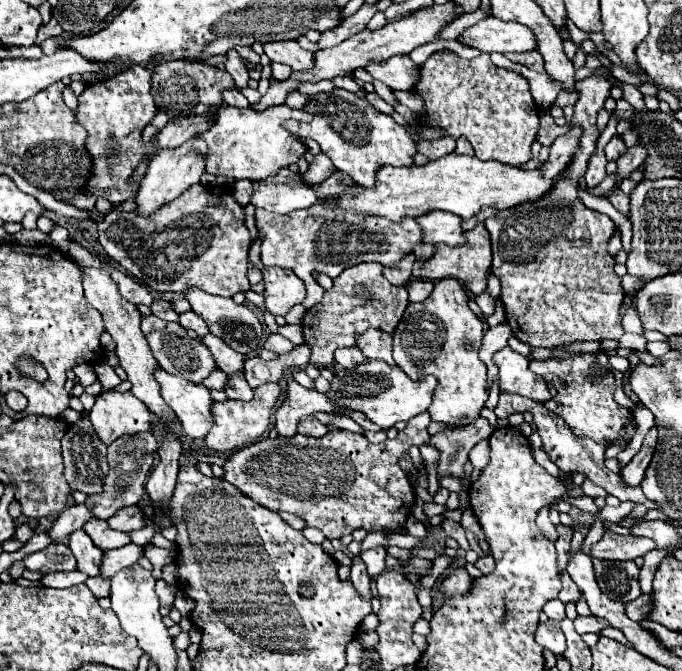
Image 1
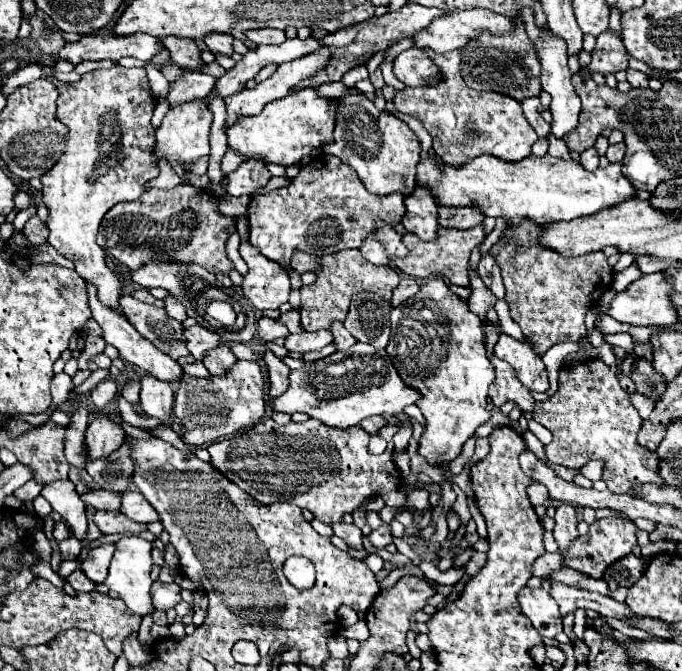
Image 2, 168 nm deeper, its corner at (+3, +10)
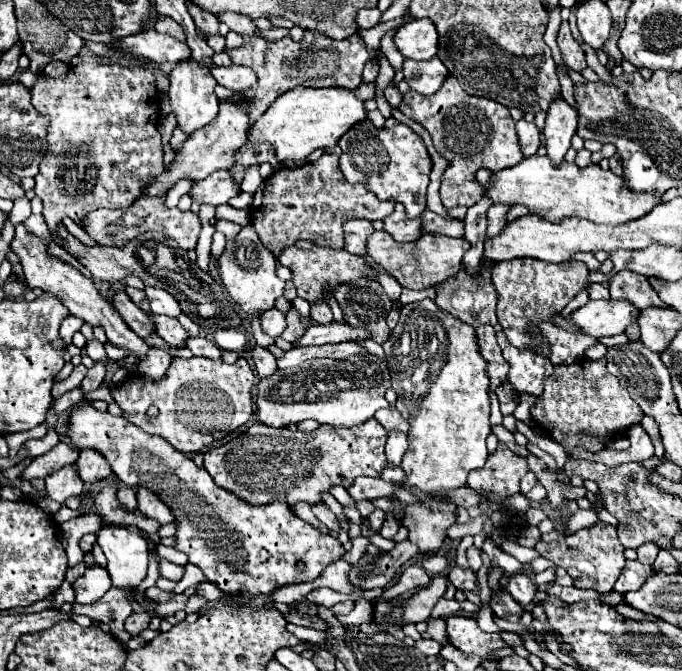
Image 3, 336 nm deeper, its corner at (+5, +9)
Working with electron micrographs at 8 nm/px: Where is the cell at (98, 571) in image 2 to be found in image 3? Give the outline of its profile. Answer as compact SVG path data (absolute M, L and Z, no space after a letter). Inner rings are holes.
M95 565L95 567L87 569L85 575L73 583L75 603L81 603L81 605L95 603L109 591L109 587L111 587L109 573L105 569L101 569L99 565Z

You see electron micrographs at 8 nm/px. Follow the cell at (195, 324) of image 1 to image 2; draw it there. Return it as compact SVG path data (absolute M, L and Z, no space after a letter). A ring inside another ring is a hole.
M167 296L165 298L165 312L171 316L171 318L175 318L175 320L187 320L187 312L185 312L185 308L183 308L183 304L175 298L175 296Z

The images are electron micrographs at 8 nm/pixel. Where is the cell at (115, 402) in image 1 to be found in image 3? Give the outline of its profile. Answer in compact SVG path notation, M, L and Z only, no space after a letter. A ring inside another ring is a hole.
M85 449L81 451L79 459L77 459L77 471L79 477L85 483L95 483L95 481L103 481L111 475L111 467L109 463L103 459L103 455L99 455L93 449Z

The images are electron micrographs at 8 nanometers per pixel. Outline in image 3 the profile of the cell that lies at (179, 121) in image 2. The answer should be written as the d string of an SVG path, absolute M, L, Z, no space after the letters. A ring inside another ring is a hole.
M185 59L185 61L179 61L177 67L171 71L169 81L171 81L169 99L171 99L171 107L177 115L177 125L185 133L191 135L193 131L197 131L203 125L211 123L211 119L217 115L217 109L219 109L219 101L217 101L215 91L213 91L217 81L213 79L211 71L195 59Z

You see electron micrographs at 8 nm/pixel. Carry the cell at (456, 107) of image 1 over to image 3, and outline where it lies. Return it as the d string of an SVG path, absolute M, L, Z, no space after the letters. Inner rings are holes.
M451 75L441 85L435 95L421 95L417 91L407 91L399 105L399 111L409 119L423 125L435 145L435 151L449 161L449 167L441 175L441 201L447 209L457 205L471 207L475 205L485 191L475 179L477 169L485 167L489 171L501 171L521 163L523 153L519 147L515 121L509 115L509 109L497 101L485 97L467 95L457 79Z

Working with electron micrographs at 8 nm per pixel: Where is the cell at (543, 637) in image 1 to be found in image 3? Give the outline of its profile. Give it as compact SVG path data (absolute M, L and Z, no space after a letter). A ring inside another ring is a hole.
M521 571L521 573L511 575L511 579L509 579L509 583L507 583L505 589L507 589L507 591L513 595L513 599L519 601L523 607L529 605L529 603L533 601L535 593L537 593L537 587L535 587L529 571Z

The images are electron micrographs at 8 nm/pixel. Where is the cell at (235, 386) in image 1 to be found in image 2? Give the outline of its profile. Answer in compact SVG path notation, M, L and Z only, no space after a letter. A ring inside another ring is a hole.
M227 344L215 348L215 350L209 350L203 358L203 364L205 368L213 374L213 376L223 376L227 374L227 370L231 370L231 366L235 366L237 358L235 354L231 354L231 348Z

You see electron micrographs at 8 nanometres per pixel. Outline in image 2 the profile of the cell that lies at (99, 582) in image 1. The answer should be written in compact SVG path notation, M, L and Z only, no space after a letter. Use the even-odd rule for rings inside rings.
M77 568L75 572L71 572L71 574L67 576L67 582L69 582L75 590L79 590L79 592L91 592L91 590L97 588L97 584L95 584L93 580L89 580L81 568Z

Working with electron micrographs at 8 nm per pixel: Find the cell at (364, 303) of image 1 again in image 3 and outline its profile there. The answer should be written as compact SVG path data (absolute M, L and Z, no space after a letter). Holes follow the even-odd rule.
M297 241L297 243L293 243L291 247L287 247L285 251L281 251L277 255L277 261L283 267L289 267L291 269L297 295L303 297L303 299L307 299L309 303L315 303L317 299L323 299L325 297L323 295L323 283L329 283L329 287L333 291L339 283L351 281L355 277L363 277L365 273L371 271L371 267L365 263L363 257L351 255L345 249L335 251L335 249L329 249L329 247L317 247L317 245L309 243L309 241Z

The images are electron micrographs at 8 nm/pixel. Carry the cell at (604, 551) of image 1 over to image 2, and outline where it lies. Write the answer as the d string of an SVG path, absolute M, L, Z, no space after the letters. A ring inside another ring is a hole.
M621 518L595 520L585 536L579 536L567 552L561 552L565 556L565 566L569 566L569 568L573 568L577 572L583 572L583 574L587 574L591 578L601 578L605 568L611 562L631 554L633 546L637 544L635 532L637 532L637 526L631 520L621 520Z

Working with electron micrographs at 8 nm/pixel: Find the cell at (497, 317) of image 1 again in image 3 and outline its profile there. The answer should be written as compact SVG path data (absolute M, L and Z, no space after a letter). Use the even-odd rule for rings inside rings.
M495 203L491 209L489 209L489 213L487 213L487 217L489 217L489 227L487 227L487 235L495 235L497 231L503 231L503 227L505 227L505 223L507 223L507 211L509 211L511 207L505 207L503 203Z

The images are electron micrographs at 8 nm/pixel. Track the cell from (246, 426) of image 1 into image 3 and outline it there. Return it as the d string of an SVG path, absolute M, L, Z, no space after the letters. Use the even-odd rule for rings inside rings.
M191 357L191 359L173 359L169 365L169 371L165 373L165 379L159 379L153 383L151 379L145 379L141 373L127 375L123 383L115 385L111 391L113 401L121 407L123 417L137 425L139 429L163 437L171 447L175 447L181 453L203 453L207 451L215 441L223 439L227 433L235 431L237 427L245 425L251 415L253 415L253 401L251 401L251 389L253 389L253 371L247 363L247 359L237 359L233 365L223 363L223 361L213 361L213 359L201 359L201 357ZM155 405L159 409L157 417L149 417L147 409Z

